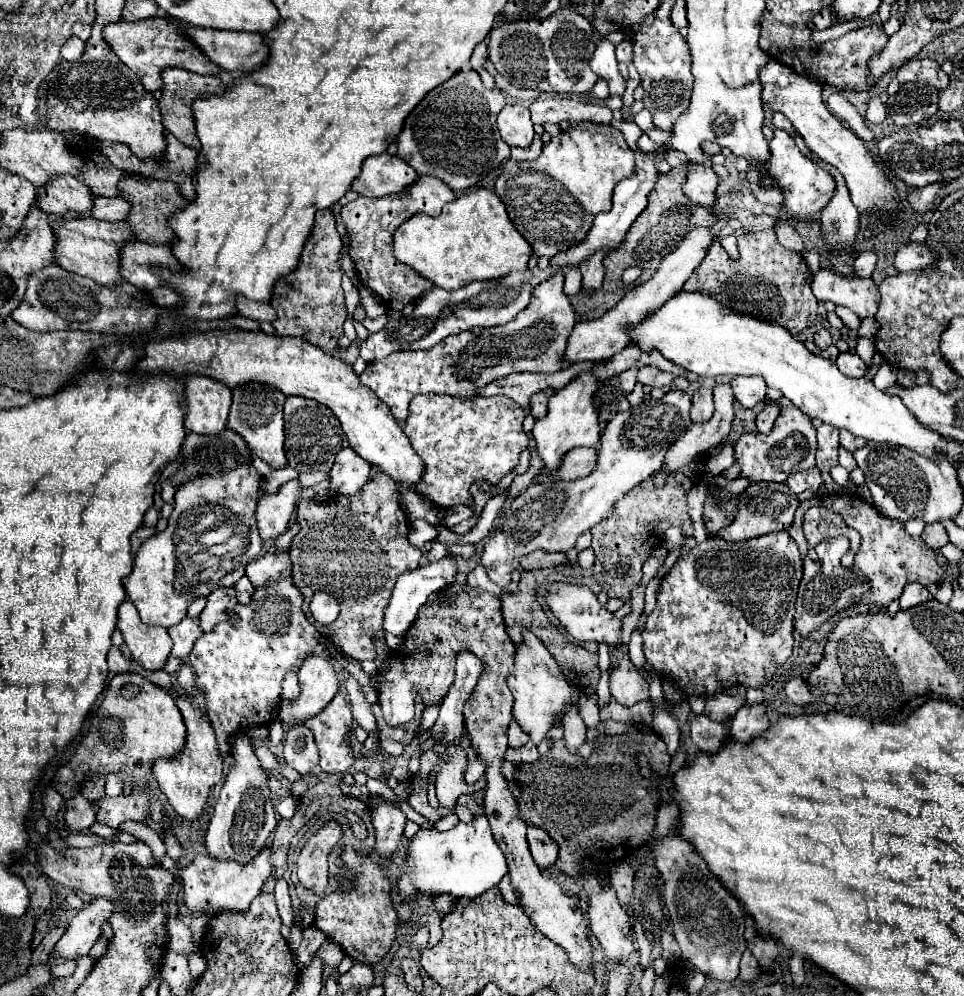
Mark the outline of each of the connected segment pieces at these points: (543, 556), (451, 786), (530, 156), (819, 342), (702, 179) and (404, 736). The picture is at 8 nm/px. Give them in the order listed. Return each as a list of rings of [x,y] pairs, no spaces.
[[[536,550],[536,552],[520,558],[520,568],[522,570],[538,570],[538,568],[554,566],[554,564],[568,564],[566,554],[550,554],[550,552]]]
[[[454,742],[454,746],[446,746],[446,756],[436,772],[436,798],[440,806],[444,808],[454,808],[456,800],[470,792],[470,786],[464,780],[464,770],[466,770],[468,758],[460,742]]]
[[[536,134],[534,142],[530,148],[512,148],[512,158],[514,160],[536,160],[542,154],[542,138]]]
[[[820,328],[820,330],[814,334],[814,344],[816,344],[820,350],[826,350],[832,342],[834,342],[834,340],[832,340],[832,334],[830,334],[830,330],[826,330],[826,328]]]
[[[688,164],[688,176],[682,186],[682,192],[686,198],[694,200],[702,206],[714,204],[714,192],[718,186],[718,176],[710,166],[704,164]]]
[[[420,698],[415,704],[415,717],[412,722],[402,724],[402,726],[388,726],[382,718],[380,712],[380,704],[372,704],[372,712],[376,716],[378,728],[380,728],[380,748],[388,754],[388,756],[400,756],[404,752],[404,748],[418,736],[418,728],[422,722],[422,712],[424,712],[424,702]]]

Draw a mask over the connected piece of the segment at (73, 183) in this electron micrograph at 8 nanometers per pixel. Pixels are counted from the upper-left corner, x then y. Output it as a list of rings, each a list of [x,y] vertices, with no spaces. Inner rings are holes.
[[[64,176],[54,178],[52,182],[46,182],[42,186],[42,192],[38,194],[36,202],[46,214],[64,216],[70,210],[76,210],[80,216],[86,216],[92,210],[94,196],[90,194],[88,186],[84,186],[80,180]]]

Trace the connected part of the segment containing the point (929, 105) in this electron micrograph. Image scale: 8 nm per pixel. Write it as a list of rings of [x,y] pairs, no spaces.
[[[924,82],[902,84],[894,96],[888,98],[888,112],[896,126],[910,126],[910,124],[924,124],[938,112],[938,90]]]

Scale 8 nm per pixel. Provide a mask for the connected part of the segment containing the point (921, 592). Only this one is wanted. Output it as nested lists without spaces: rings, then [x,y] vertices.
[[[912,582],[912,584],[908,584],[908,586],[904,588],[904,592],[902,592],[902,596],[900,596],[900,608],[906,610],[906,608],[918,606],[918,604],[922,604],[922,602],[928,602],[928,600],[932,600],[932,598],[934,598],[934,596],[930,594],[928,588],[924,588],[922,584]]]

